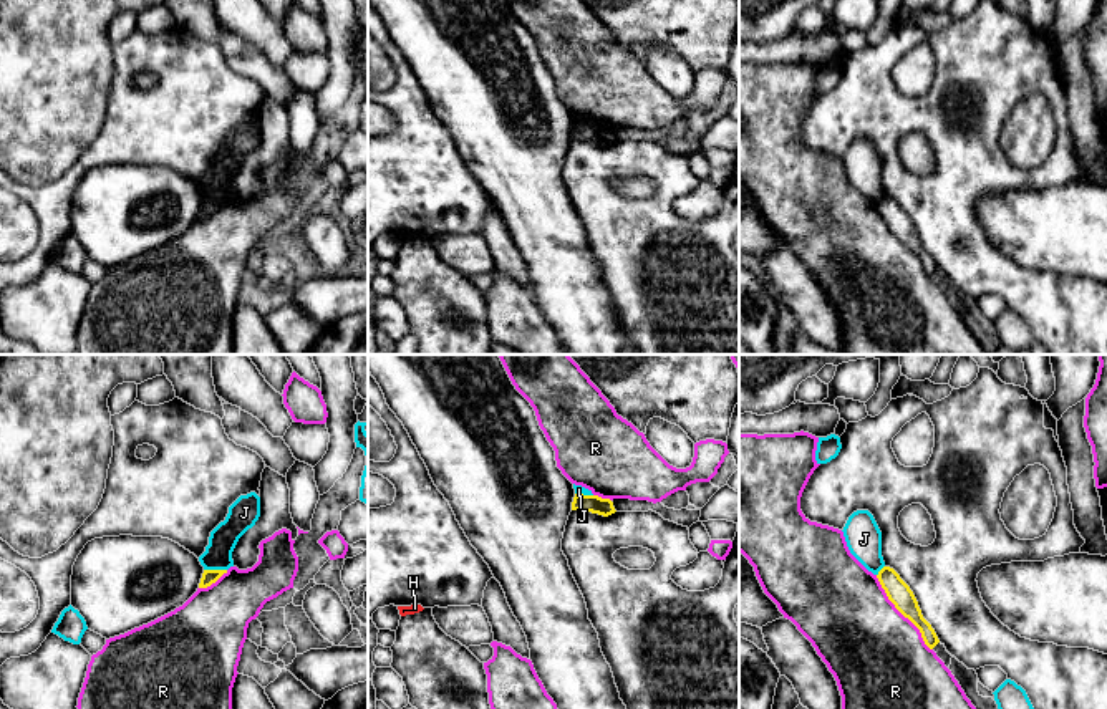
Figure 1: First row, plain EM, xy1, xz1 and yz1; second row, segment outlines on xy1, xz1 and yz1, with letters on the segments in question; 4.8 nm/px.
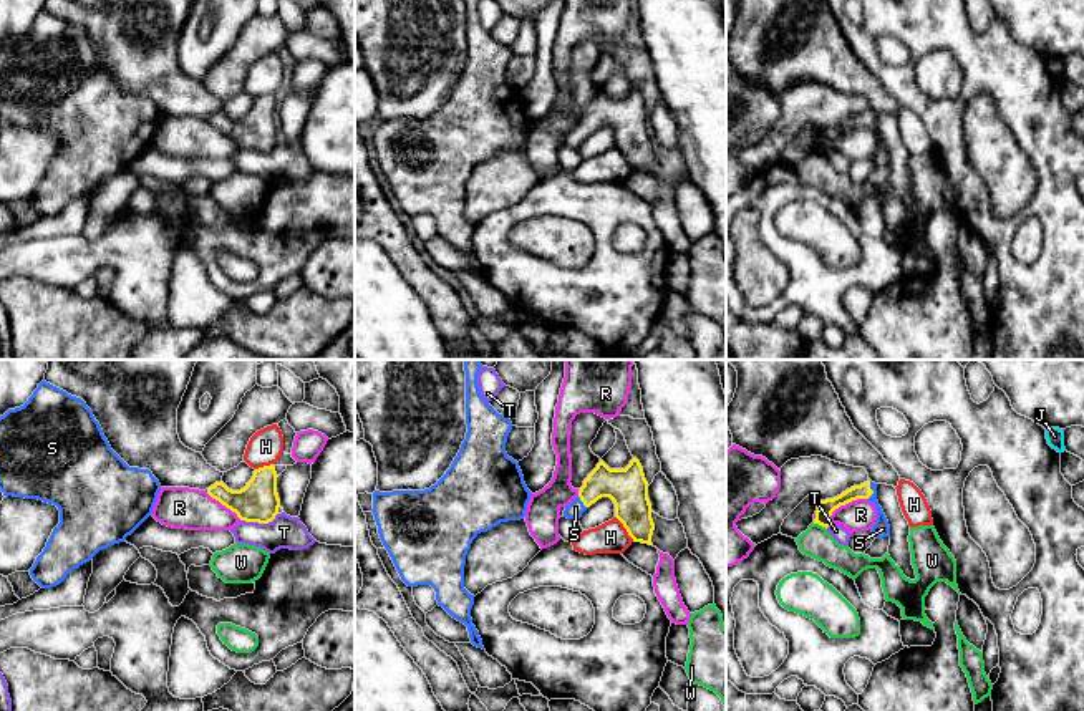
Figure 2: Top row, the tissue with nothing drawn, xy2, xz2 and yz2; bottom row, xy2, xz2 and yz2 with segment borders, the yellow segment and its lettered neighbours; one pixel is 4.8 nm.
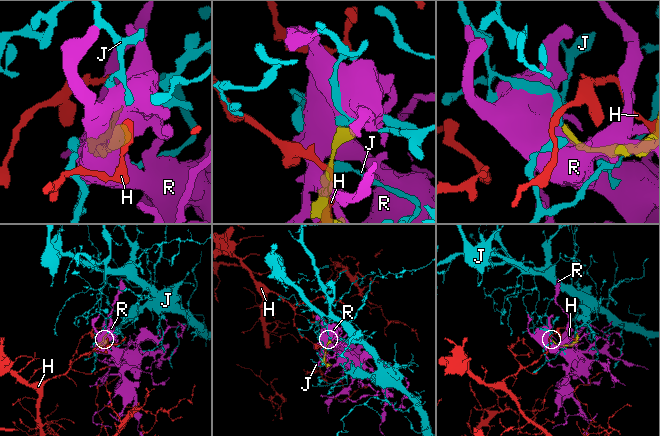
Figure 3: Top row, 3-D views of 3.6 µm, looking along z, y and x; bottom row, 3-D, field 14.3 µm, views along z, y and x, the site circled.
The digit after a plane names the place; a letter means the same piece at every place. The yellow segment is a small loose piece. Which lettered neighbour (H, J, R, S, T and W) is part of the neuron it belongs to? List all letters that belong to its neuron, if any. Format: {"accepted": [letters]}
{"accepted": ["S"]}

